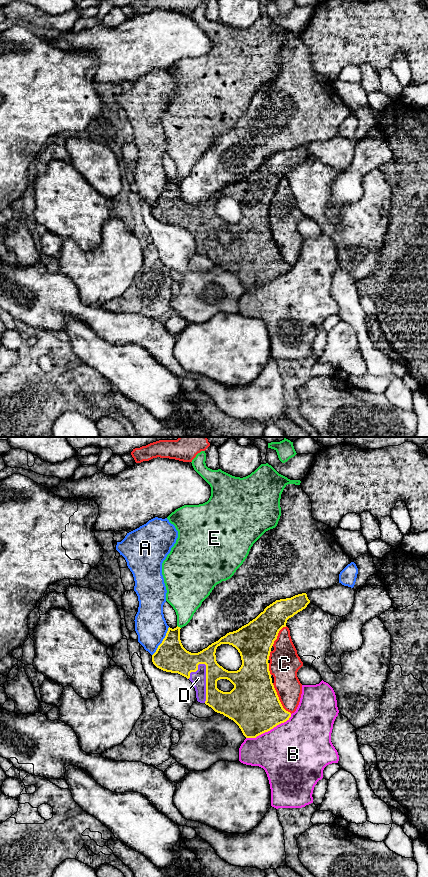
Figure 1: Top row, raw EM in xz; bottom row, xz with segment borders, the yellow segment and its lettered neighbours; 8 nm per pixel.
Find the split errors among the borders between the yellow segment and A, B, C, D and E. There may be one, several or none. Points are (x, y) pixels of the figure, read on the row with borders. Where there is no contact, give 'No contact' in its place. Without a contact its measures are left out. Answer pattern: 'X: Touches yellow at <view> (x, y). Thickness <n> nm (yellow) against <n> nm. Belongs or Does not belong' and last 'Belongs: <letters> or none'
A: Touches yellow at xz (162, 641). Thickness 260 nm (yellow) against 260 nm. Does not belong
B: Touches yellow at xz (269, 730). Thickness 420 nm (yellow) against 500 nm. Does not belong
C: Touches yellow at xz (278, 699). Thickness 420 nm (yellow) against 220 nm. Does not belong
D: Touches yellow at xz (206, 681). Thickness 200 nm (yellow) against 120 nm. Belongs
E: Touches yellow at xz (179, 627). Thickness 260 nm (yellow) against 260 nm. Does not belong
Belongs: D

